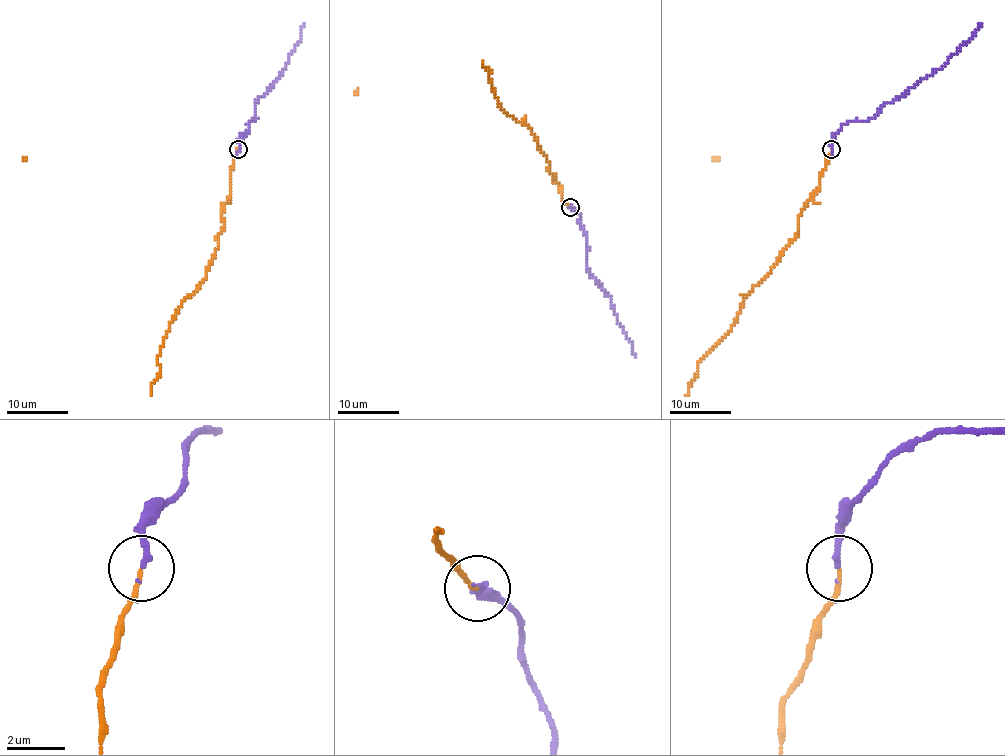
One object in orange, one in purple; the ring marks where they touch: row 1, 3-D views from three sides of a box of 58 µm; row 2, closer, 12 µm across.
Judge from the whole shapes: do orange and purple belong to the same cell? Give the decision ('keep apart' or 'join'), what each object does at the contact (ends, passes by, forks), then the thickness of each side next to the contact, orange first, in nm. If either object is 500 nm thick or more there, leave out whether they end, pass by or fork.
join; orange ends there; purple ends there; 130 nm thick on the orange side, 200 nm on the other

